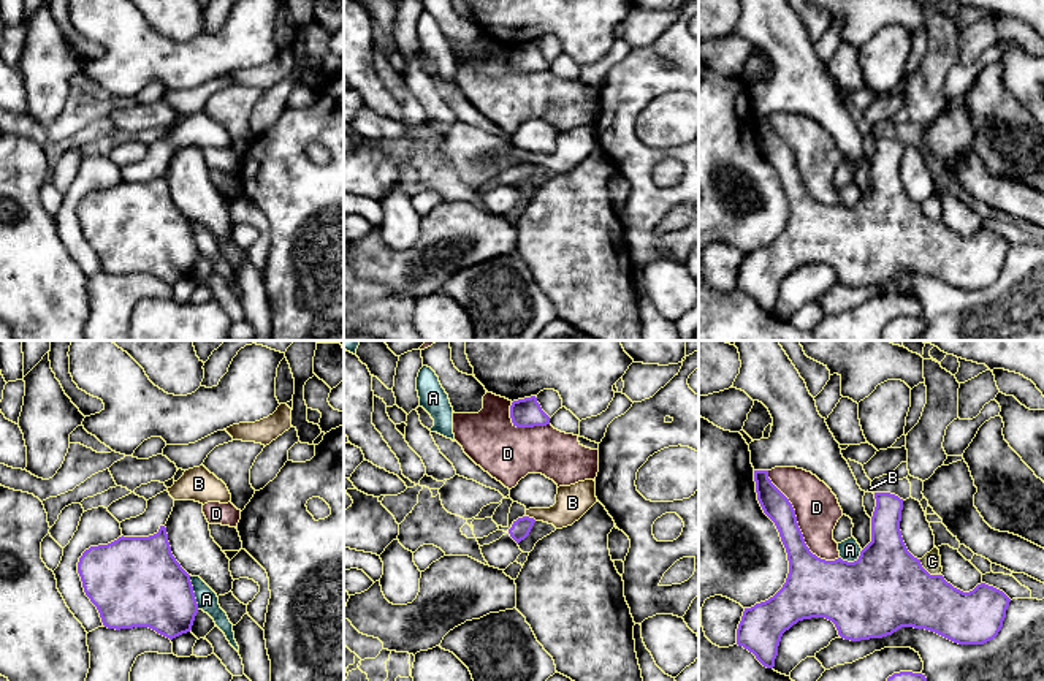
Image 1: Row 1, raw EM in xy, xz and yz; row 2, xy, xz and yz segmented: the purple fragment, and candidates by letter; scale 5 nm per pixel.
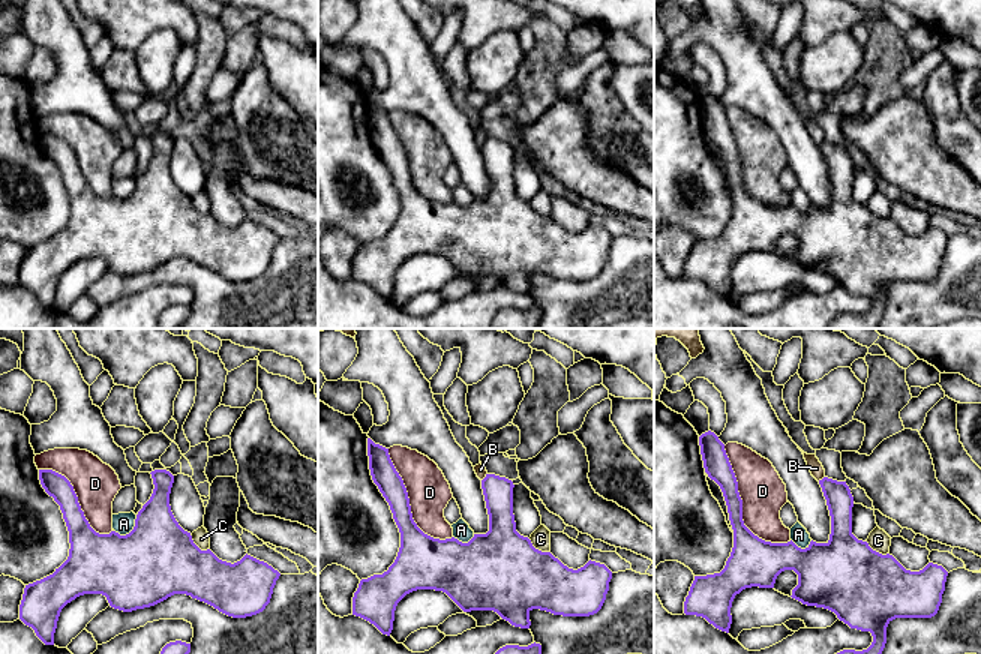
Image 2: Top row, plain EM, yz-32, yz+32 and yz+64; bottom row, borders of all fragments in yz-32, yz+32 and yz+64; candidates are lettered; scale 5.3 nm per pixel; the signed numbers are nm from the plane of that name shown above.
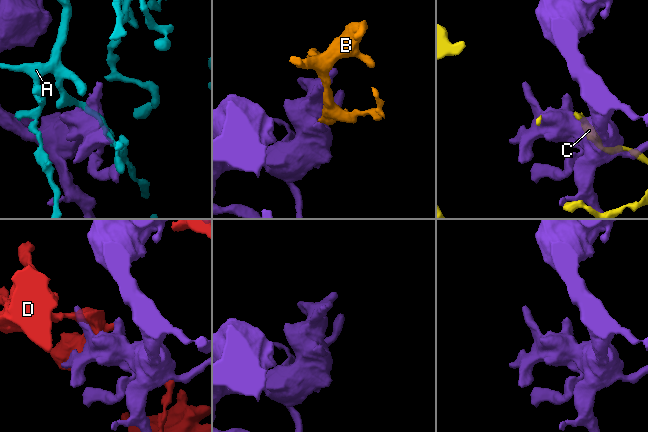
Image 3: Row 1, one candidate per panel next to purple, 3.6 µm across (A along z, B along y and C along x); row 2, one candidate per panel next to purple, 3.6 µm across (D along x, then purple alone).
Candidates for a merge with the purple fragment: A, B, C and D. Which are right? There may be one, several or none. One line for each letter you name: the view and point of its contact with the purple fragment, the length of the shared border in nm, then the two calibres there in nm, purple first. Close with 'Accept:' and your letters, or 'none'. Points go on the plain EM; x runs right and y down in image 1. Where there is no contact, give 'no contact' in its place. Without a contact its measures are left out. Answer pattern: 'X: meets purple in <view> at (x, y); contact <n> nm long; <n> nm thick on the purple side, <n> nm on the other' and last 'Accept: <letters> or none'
Accept: none

